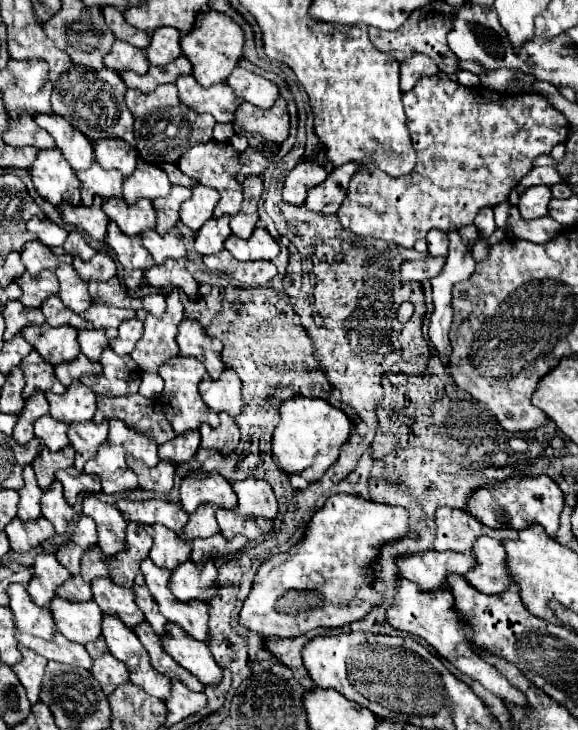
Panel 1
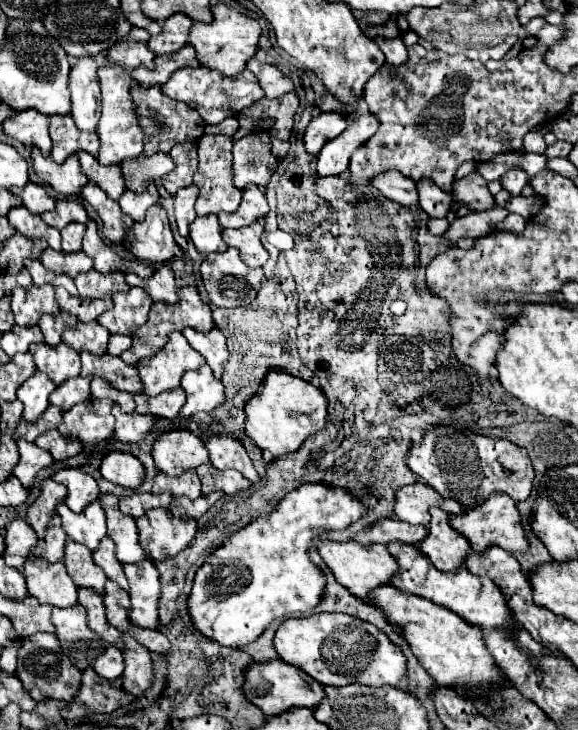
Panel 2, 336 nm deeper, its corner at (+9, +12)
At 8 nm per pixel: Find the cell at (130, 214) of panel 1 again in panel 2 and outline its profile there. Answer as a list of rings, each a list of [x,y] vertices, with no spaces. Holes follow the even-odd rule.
[[[80,152],[78,160],[82,166],[82,172],[92,182],[96,182],[112,200],[118,200],[122,196],[122,192],[126,190],[126,182],[124,182],[124,174],[118,166],[106,168],[106,166],[98,164],[98,160],[94,156],[86,156],[86,152]]]

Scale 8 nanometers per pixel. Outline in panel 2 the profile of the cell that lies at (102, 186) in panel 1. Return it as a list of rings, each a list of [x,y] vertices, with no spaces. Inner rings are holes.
[[[54,116],[54,120],[50,120],[50,138],[52,138],[54,162],[64,162],[66,156],[78,154],[80,150],[96,158],[100,150],[98,136],[88,132],[78,132],[72,116]]]

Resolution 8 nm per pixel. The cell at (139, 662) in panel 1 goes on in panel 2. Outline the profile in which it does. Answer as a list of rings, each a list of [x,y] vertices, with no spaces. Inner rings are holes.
[[[80,588],[78,590],[78,602],[86,608],[88,612],[88,624],[90,628],[100,634],[108,644],[116,646],[116,648],[122,648],[122,632],[112,628],[106,620],[106,608],[104,608],[104,602],[102,602],[102,596],[98,596],[92,588]]]

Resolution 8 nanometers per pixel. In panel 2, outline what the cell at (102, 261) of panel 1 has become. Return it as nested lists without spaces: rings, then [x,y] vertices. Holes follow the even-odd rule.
[[[68,224],[62,232],[62,250],[64,252],[80,252],[82,250],[82,238],[86,232],[84,224]]]

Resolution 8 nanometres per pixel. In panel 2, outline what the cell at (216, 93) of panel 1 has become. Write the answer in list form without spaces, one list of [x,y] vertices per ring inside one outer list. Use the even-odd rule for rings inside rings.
[[[180,68],[162,86],[162,92],[168,98],[182,100],[190,108],[196,108],[198,114],[208,124],[222,122],[228,116],[236,116],[242,108],[254,104],[256,100],[260,100],[264,96],[264,92],[262,92],[262,88],[260,88],[260,84],[258,84],[258,80],[256,80],[256,76],[252,72],[244,70],[244,72],[236,74],[236,76],[224,76],[224,74],[208,70],[208,68]]]

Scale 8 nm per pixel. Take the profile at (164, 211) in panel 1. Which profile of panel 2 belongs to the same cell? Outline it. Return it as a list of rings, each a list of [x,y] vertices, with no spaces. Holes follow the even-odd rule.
[[[158,152],[154,156],[142,154],[142,156],[138,156],[134,160],[126,160],[126,164],[122,164],[126,188],[130,188],[136,194],[146,192],[146,186],[150,180],[160,180],[172,170],[174,170],[172,158],[162,152]]]

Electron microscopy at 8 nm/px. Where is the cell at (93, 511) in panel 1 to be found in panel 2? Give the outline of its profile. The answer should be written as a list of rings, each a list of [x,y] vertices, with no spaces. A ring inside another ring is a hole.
[[[76,468],[58,470],[52,478],[56,482],[60,482],[60,484],[66,484],[66,488],[68,488],[66,506],[72,512],[82,512],[88,504],[92,504],[100,496],[98,482],[90,474],[84,474],[80,470],[76,470]]]

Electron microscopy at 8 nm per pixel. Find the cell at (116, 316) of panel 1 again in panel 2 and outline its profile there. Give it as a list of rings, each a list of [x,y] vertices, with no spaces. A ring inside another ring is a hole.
[[[90,270],[82,276],[74,278],[80,298],[86,300],[100,300],[104,296],[114,296],[116,292],[128,292],[130,286],[124,280],[122,272],[112,272],[110,276],[102,276],[96,270]]]

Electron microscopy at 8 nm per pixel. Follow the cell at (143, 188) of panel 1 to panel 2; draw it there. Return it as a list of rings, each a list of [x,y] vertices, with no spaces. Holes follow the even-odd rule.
[[[112,64],[98,68],[98,78],[102,90],[102,114],[98,122],[98,136],[102,148],[98,154],[98,162],[104,166],[112,166],[112,164],[122,164],[128,158],[138,158],[142,154],[142,130],[138,128],[138,120],[132,108],[132,96],[130,96],[132,78],[124,68]]]

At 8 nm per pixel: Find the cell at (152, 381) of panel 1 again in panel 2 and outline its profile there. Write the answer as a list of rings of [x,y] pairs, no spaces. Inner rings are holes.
[[[112,334],[112,338],[110,338],[110,354],[120,356],[122,352],[126,352],[126,350],[130,350],[130,348],[132,348],[132,338]]]

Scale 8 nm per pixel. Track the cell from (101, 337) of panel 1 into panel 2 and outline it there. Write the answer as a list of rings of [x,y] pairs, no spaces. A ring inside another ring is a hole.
[[[56,288],[56,302],[60,304],[62,310],[74,314],[80,322],[94,322],[102,312],[110,310],[110,304],[112,300],[106,298],[106,300],[82,300],[82,298],[76,298],[76,296],[70,296],[64,288]]]

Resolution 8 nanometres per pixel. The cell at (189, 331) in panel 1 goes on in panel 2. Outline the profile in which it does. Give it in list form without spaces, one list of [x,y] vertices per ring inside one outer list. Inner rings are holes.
[[[186,286],[186,288],[180,288],[178,292],[180,292],[178,304],[172,304],[172,306],[170,306],[170,304],[152,304],[150,314],[148,314],[148,322],[146,322],[142,328],[138,328],[138,332],[132,336],[132,340],[134,340],[132,350],[128,350],[128,352],[122,354],[122,358],[124,358],[128,364],[134,364],[134,366],[136,366],[136,362],[138,362],[140,358],[144,358],[144,356],[154,356],[158,350],[162,350],[162,348],[166,346],[168,334],[174,332],[174,330],[182,332],[184,328],[192,326],[192,328],[198,330],[198,332],[210,332],[210,330],[214,328],[214,320],[212,320],[210,306],[200,300],[196,288],[194,288],[194,286]]]

